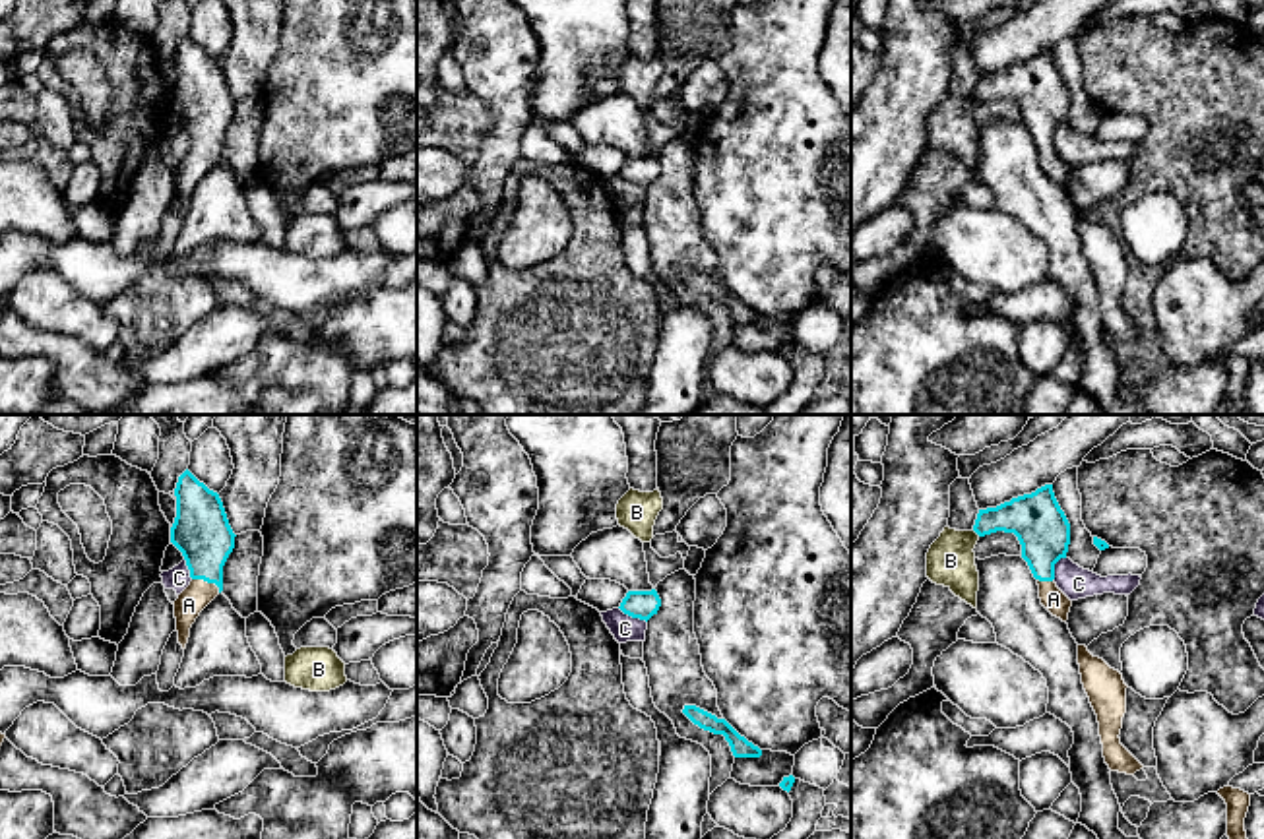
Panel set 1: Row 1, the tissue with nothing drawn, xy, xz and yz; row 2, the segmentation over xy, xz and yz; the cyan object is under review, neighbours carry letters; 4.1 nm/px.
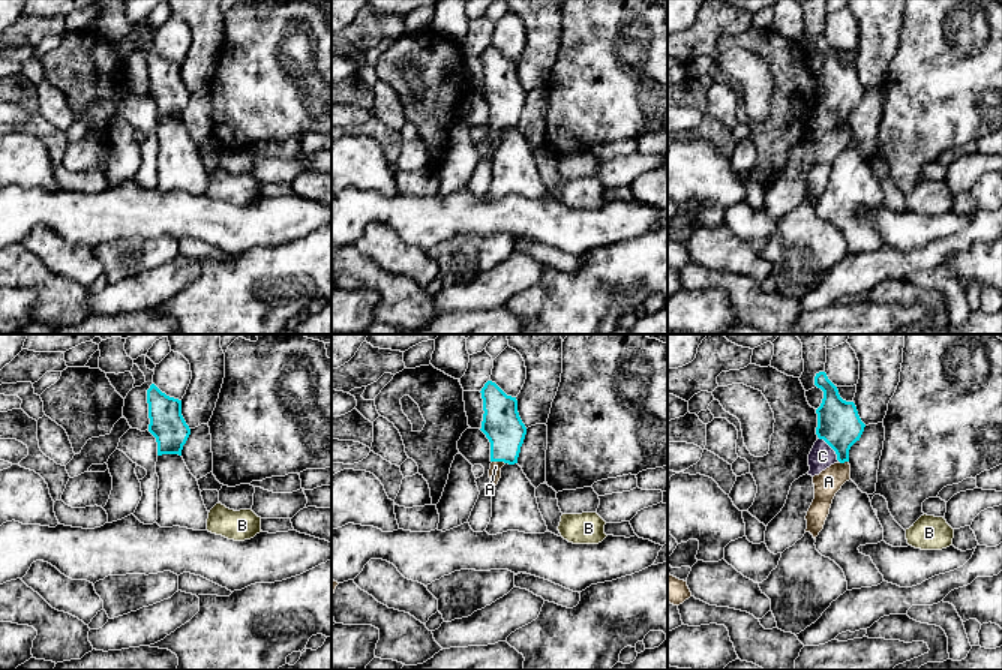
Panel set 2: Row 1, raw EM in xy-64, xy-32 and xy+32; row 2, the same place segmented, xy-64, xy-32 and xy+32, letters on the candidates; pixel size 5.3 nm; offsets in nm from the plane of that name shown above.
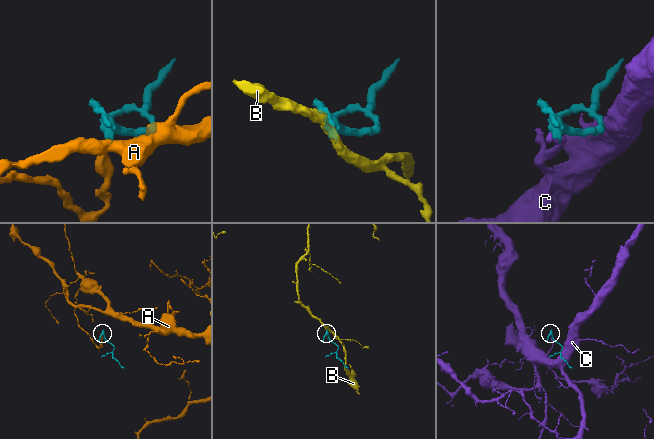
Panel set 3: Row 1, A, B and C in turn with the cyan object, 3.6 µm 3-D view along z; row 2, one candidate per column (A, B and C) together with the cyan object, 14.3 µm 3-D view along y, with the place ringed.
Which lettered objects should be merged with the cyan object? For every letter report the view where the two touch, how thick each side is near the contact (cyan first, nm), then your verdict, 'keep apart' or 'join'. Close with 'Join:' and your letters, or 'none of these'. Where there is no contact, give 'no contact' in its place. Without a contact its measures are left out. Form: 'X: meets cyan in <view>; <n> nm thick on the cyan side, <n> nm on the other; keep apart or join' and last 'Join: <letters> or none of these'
A: meets cyan in xy; 240 nm thick on the cyan side, 120 nm on the other; join
B: meets cyan in yz; 220 nm thick on the cyan side, 200 nm on the other; keep apart
C: meets cyan in xz; 120 nm thick on the cyan side, 110 nm on the other; keep apart
Join: A

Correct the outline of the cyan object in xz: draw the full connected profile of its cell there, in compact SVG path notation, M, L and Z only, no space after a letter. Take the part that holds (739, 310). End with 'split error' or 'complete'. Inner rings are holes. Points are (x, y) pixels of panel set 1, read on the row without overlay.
M684 271L682 279L700 295L710 296L713 300L723 300L735 324L762 322L762 316L748 308L744 302L741 302L725 285L717 285L715 281L696 271Z; complete

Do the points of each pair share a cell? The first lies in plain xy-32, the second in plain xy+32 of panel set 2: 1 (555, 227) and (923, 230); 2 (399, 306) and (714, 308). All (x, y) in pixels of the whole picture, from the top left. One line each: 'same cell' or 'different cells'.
1: same cell
2: different cells

